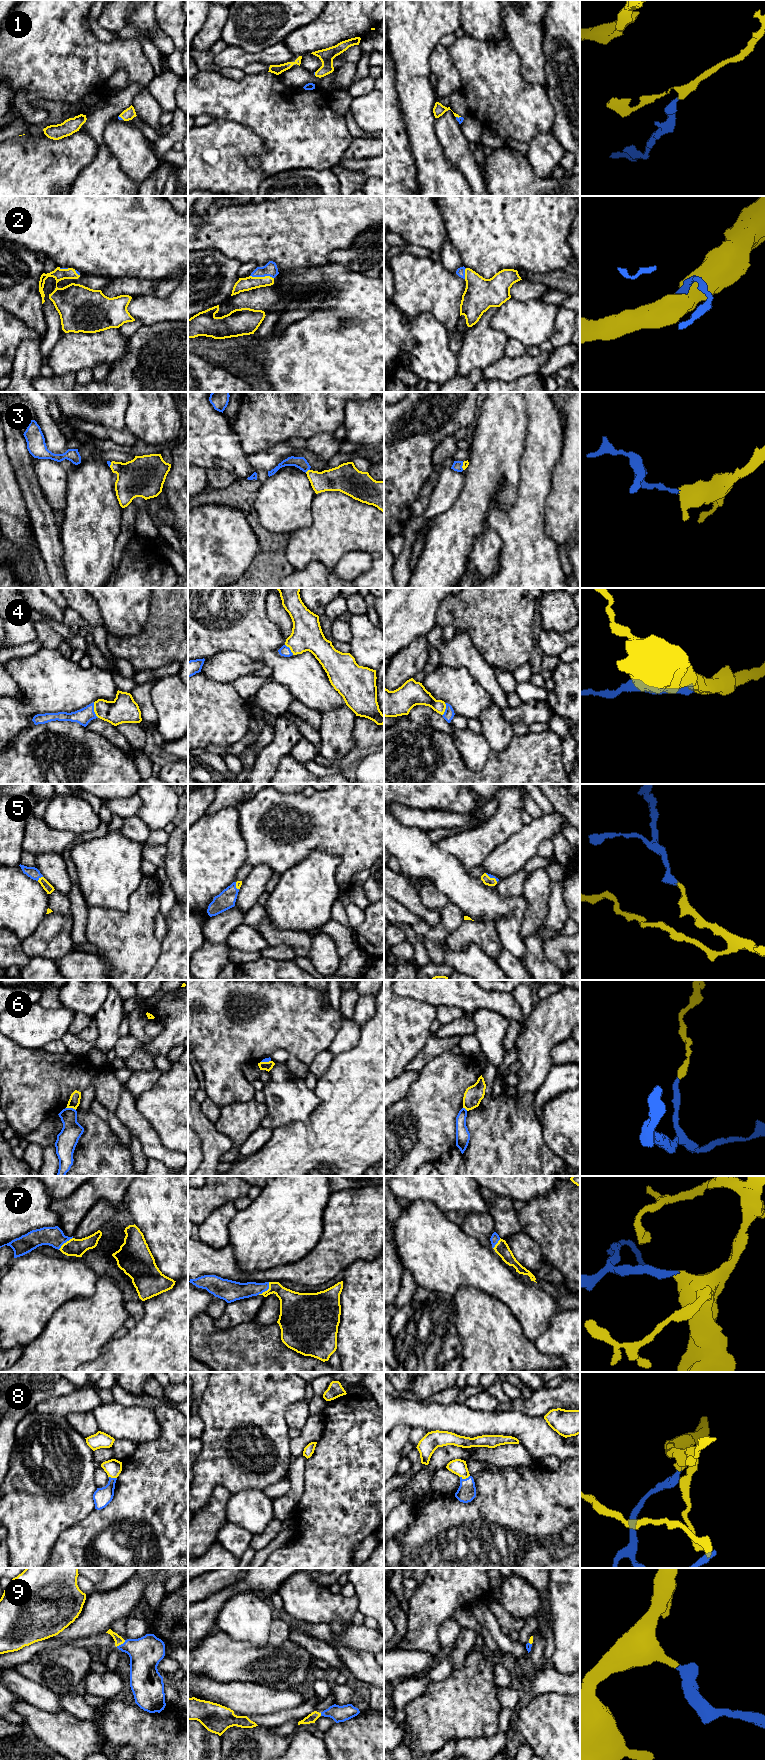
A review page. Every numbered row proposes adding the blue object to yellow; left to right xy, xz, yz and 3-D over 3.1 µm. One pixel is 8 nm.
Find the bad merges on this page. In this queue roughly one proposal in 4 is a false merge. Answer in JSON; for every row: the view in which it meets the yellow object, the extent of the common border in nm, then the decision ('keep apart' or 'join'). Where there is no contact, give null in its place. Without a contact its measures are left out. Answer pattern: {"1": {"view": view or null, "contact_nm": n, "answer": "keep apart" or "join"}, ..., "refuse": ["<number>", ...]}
{"1": {"view": "xy", "contact_nm": 50, "answer": "join"}, "2": {"view": "xz", "contact_nm": 190, "answer": "join"}, "3": {"view": "xz", "contact_nm": 50, "answer": "join"}, "4": {"view": "xy", "contact_nm": 130, "answer": "join"}, "5": {"view": "xy", "contact_nm": 60, "answer": "join"}, "6": {"view": "xy", "contact_nm": 80, "answer": "keep apart"}, "7": {"view": "xz", "contact_nm": 140, "answer": "join"}, "8": {"view": "yz", "contact_nm": 80, "answer": "join"}, "9": {"view": "xy", "contact_nm": 90, "answer": "join"}, "refuse": ["6"]}

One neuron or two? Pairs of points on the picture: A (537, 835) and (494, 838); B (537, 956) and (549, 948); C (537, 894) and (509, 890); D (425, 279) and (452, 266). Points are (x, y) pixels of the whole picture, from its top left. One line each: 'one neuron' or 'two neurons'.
A: two neurons
B: two neurons
C: two neurons
D: two neurons

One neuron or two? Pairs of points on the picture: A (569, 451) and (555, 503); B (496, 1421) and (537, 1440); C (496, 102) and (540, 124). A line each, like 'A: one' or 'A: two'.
A: one
B: one
C: one

